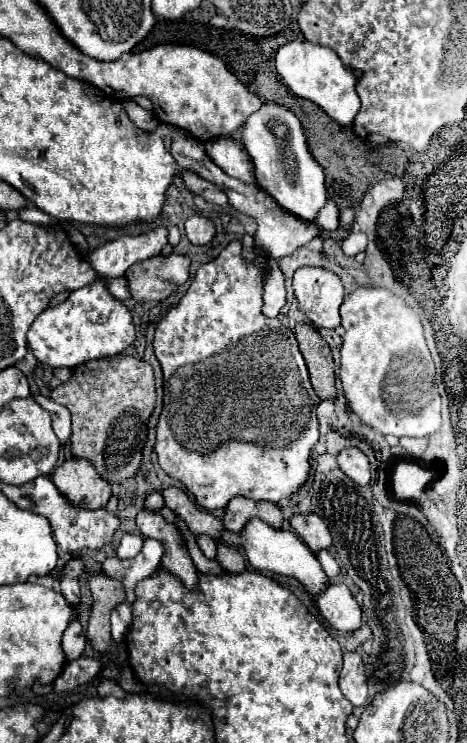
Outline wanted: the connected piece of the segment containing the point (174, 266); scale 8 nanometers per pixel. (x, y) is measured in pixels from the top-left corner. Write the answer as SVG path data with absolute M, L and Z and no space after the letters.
M180 254L156 256L136 262L126 272L128 290L136 302L160 302L168 298L178 284L190 278L190 258Z

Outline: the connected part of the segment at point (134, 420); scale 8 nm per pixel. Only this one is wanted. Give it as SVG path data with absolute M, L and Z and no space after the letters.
M116 354L80 364L72 370L68 382L50 392L50 398L66 406L72 414L70 450L74 458L86 458L96 472L112 484L120 484L138 474L148 420L156 406L154 370L148 362Z

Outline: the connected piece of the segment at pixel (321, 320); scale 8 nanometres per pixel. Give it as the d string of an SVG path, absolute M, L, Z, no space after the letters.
M304 266L294 272L292 288L298 300L298 308L312 320L316 328L340 326L340 304L344 302L344 288L334 272Z

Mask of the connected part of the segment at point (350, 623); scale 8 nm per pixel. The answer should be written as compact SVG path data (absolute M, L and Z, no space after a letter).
M332 584L320 600L316 600L322 616L340 632L354 632L360 628L362 610L356 602L356 598L350 594L348 586L344 584Z

